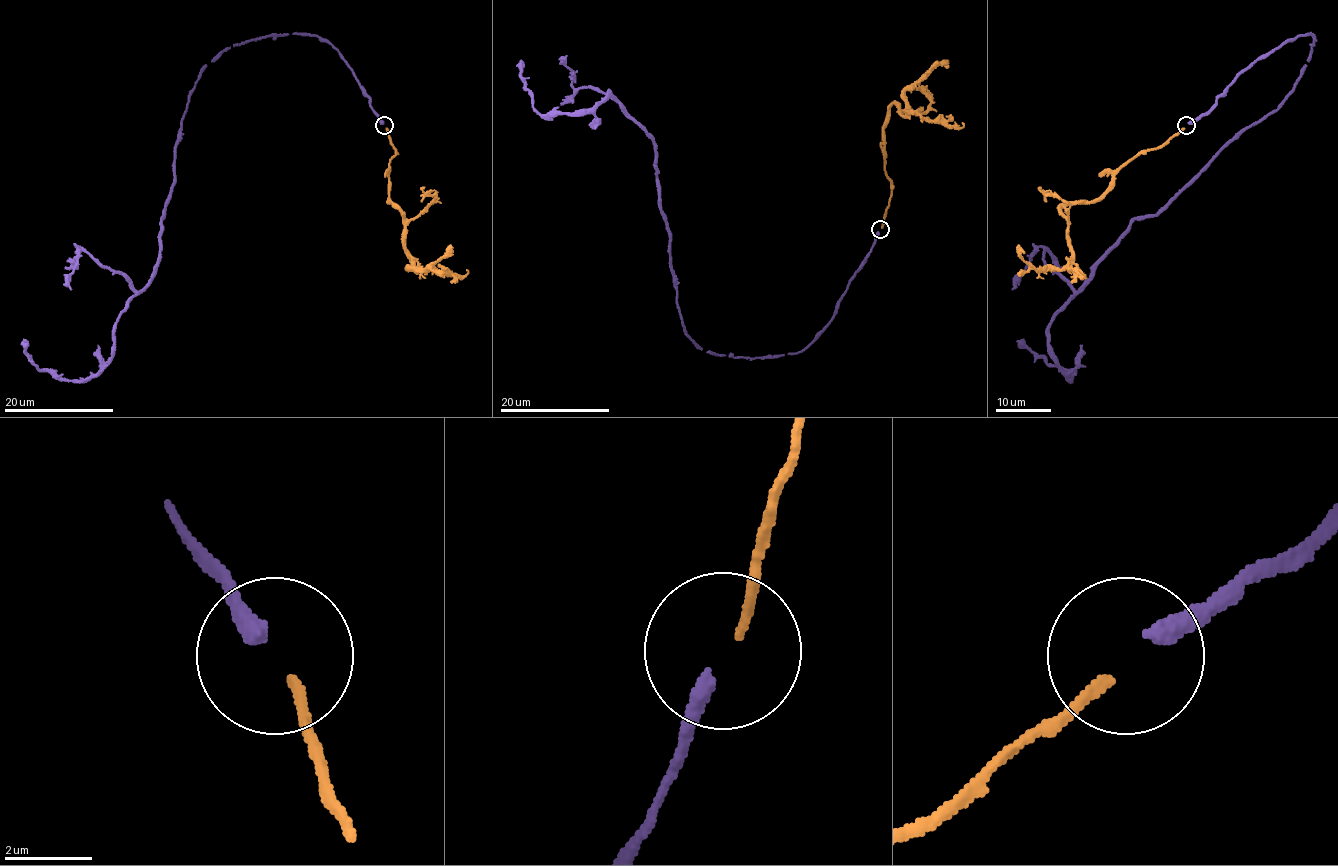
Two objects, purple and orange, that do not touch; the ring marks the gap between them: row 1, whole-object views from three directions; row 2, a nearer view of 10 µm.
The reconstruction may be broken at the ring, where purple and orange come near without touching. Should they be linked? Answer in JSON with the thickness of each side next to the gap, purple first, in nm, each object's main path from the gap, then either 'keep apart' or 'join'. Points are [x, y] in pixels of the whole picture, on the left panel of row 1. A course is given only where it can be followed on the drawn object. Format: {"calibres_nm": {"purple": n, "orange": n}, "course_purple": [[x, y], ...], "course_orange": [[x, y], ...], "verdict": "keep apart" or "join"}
{"calibres_nm": {"purple": 400, "orange": 220}, "course_purple": [[383, 123], [317, 35], [220, 52], [181, 122], [159, 265], [119, 316], [113, 356], [60, 380], [25, 341]], "course_orange": [[385, 127], [395, 151], [390, 160], [388, 202], [405, 221], [409, 269], [428, 269], [450, 244]], "verdict": "join"}

